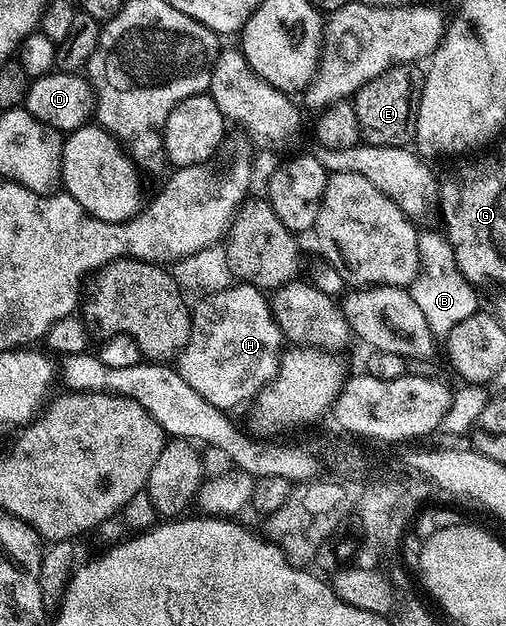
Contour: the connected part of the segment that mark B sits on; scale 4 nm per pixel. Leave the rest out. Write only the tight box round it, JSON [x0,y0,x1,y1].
[409,233,480,340]

